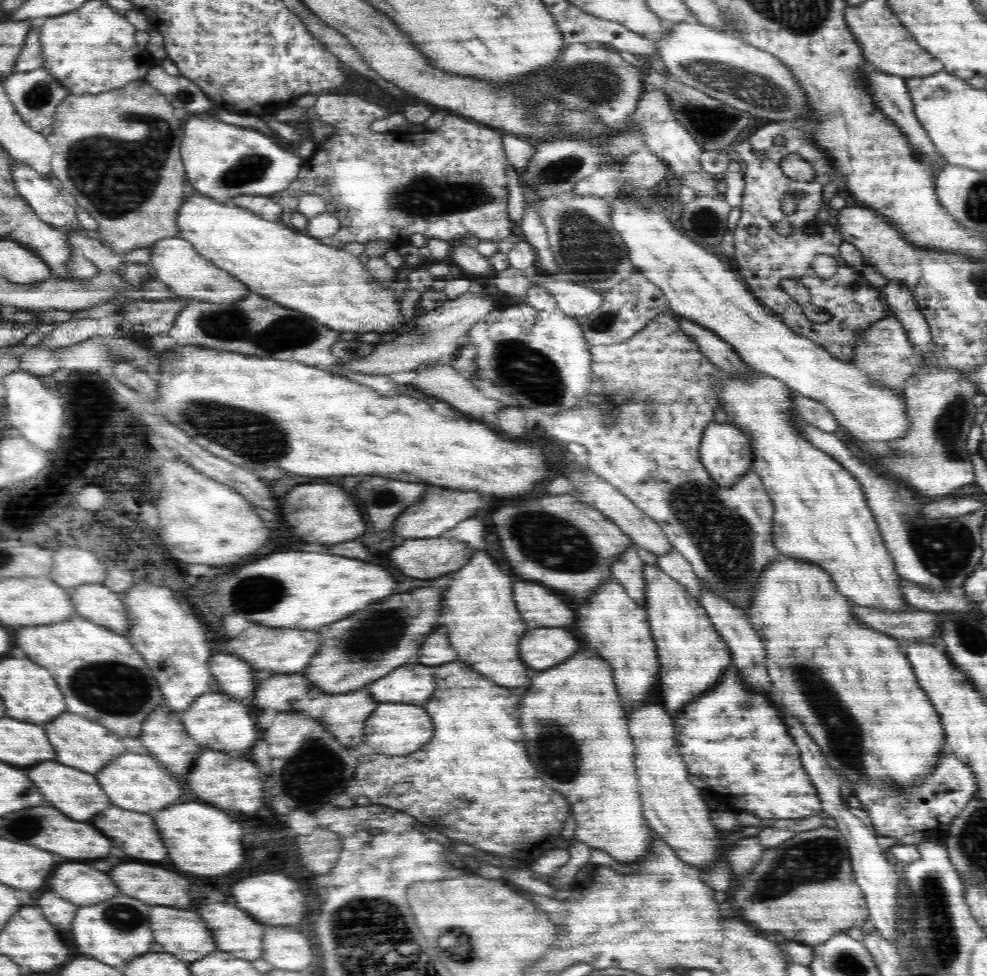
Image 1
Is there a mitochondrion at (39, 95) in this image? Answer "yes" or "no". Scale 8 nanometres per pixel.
yes

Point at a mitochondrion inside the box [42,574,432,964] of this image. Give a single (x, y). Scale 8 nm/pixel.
(109, 686)

